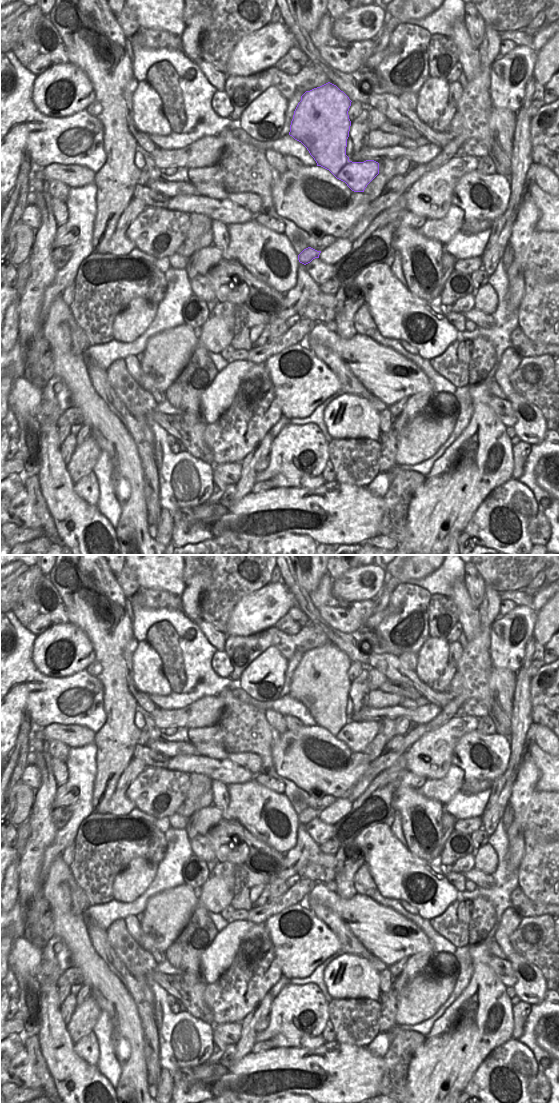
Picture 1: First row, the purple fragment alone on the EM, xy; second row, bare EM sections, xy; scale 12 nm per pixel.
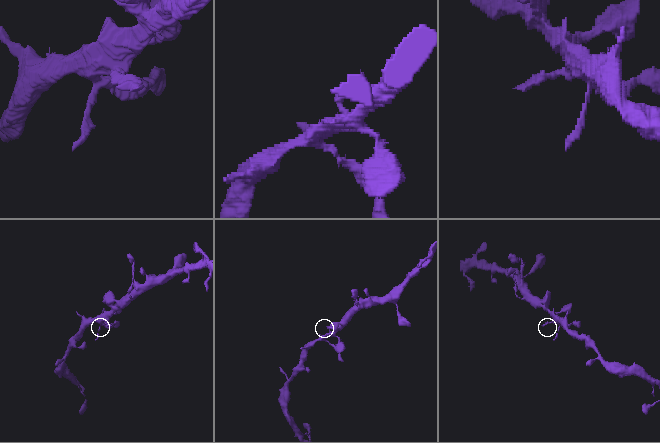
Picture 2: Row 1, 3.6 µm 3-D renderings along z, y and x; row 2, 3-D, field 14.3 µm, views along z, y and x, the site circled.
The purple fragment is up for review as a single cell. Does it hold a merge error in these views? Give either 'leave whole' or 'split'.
leave whole

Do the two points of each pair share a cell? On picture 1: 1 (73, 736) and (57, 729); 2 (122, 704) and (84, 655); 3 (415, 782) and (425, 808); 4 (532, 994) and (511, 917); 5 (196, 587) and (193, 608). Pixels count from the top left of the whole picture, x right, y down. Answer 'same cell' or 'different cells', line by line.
1: same cell
2: different cells
3: different cells
4: same cell
5: same cell

